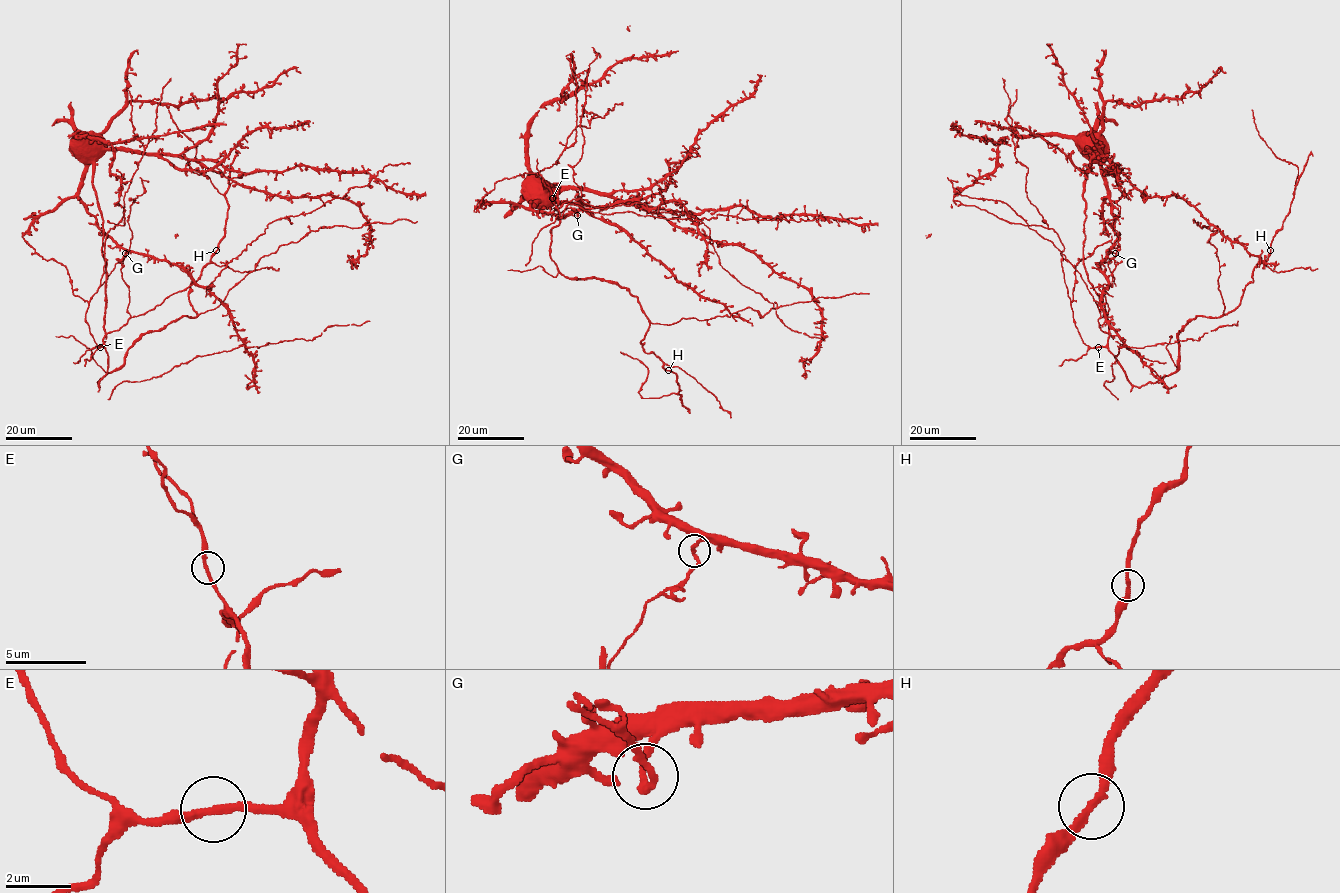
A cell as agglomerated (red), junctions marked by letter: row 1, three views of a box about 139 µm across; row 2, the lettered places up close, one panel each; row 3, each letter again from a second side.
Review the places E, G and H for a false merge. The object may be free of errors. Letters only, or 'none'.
G

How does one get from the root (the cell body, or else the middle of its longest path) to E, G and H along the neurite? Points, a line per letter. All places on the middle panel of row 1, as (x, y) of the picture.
E: (531, 194), (526, 185), (544, 189), (547, 183), (557, 183), (557, 209), (552, 198)
G: (531, 194), (529, 201), (536, 200), (530, 207), (533, 210), (559, 216), (578, 210), (577, 215)
H: (531, 194), (526, 185), (558, 184), (550, 258), (565, 276), (636, 296), (649, 322), (642, 348), (669, 370)

